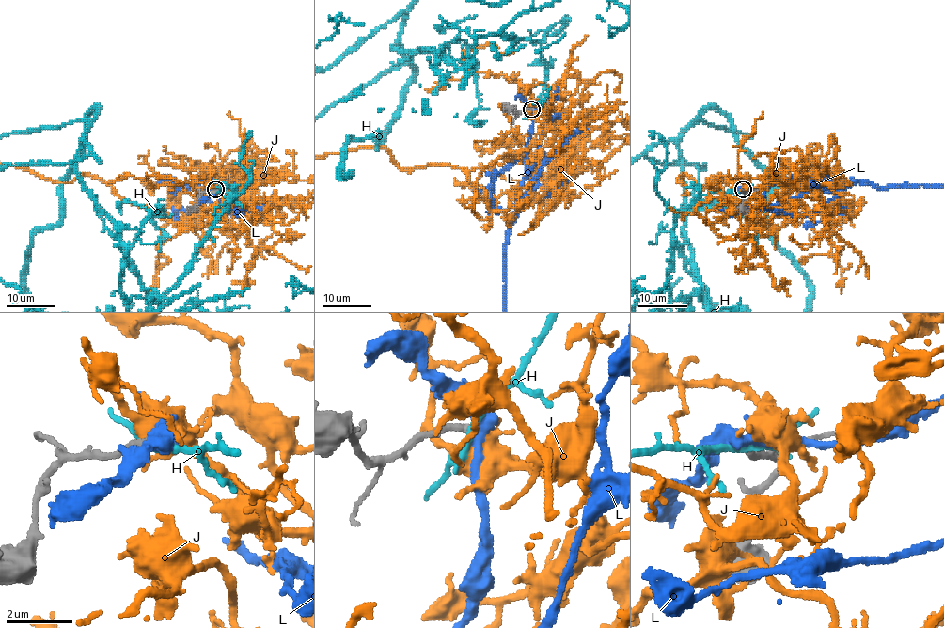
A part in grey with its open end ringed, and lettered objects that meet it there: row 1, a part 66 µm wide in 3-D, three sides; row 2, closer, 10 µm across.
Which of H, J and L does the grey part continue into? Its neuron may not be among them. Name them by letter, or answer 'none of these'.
J

